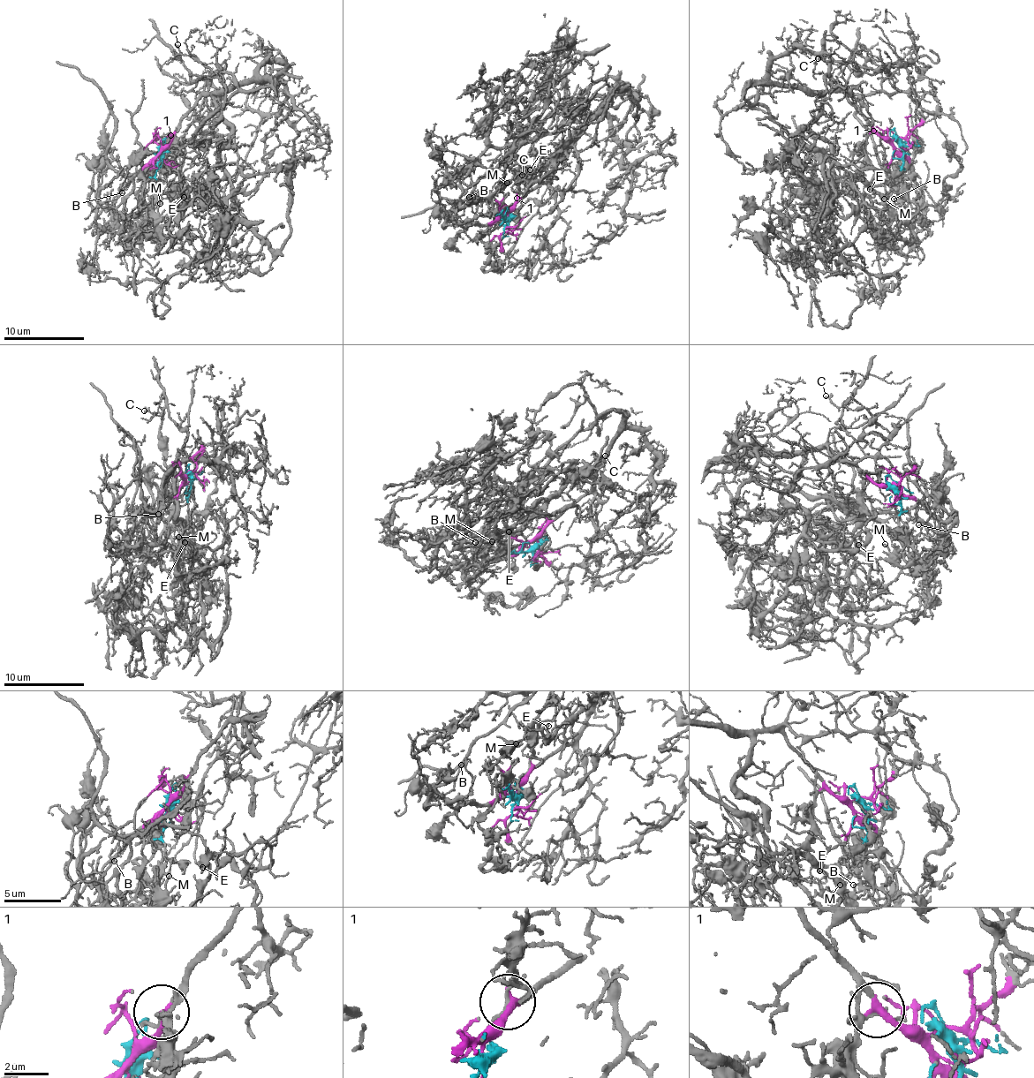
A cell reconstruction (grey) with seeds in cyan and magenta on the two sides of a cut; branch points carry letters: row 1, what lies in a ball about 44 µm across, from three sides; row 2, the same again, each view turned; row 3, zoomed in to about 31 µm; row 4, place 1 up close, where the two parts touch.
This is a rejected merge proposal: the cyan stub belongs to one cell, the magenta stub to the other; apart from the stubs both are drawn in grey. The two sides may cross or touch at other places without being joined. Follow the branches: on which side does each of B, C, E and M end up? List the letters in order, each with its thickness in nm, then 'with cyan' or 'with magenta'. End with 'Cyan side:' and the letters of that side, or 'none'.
B: calibre 110 nm; with cyan
C: calibre 160 nm; with magenta
E: calibre 140 nm; with magenta
M: calibre 140 nm; with cyan
Cyan side: B, M

